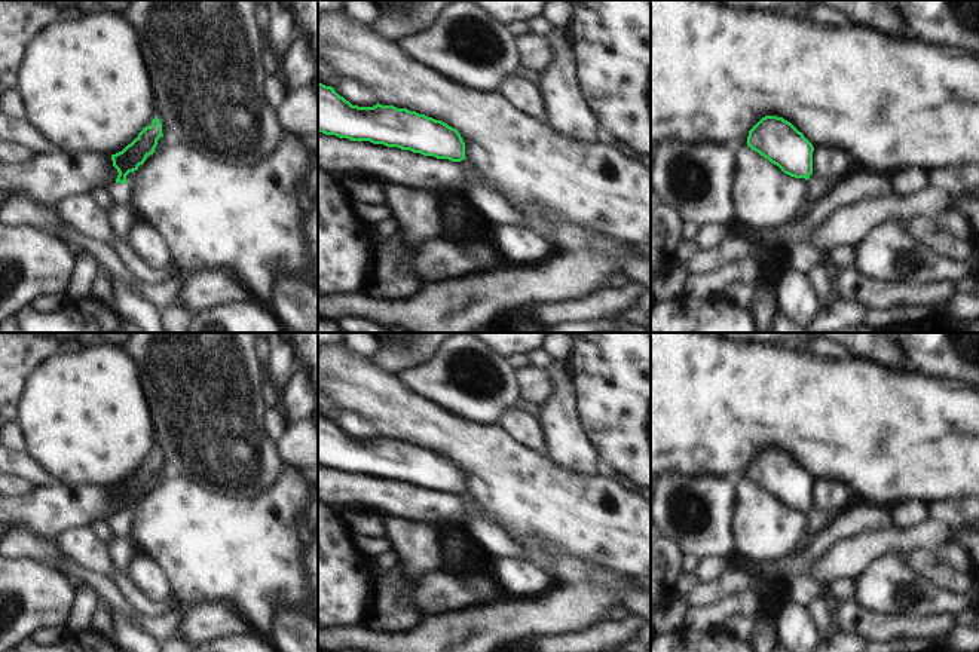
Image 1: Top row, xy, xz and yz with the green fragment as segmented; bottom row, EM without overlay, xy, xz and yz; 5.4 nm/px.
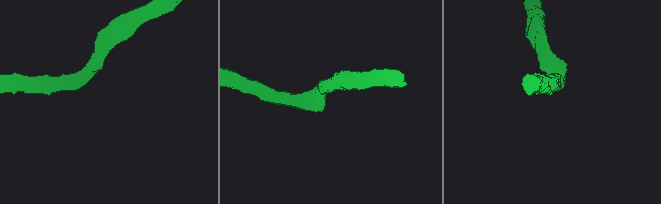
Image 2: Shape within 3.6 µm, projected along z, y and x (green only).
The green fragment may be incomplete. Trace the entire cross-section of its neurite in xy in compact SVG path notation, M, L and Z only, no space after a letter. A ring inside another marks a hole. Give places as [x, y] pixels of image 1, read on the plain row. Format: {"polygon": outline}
{"polygon": "M155 450L152 457L143 460L131 477L128 477L122 484L111 487L113 499L119 505L116 515L126 517L126 508L137 503L138 499L155 486L160 469L163 469L162 456Z"}

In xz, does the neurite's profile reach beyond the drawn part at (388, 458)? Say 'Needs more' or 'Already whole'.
Already whole

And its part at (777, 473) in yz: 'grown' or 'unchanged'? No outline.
unchanged

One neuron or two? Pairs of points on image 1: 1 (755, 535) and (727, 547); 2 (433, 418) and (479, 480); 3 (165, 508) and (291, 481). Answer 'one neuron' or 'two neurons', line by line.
1: two neurons
2: one neuron
3: one neuron

